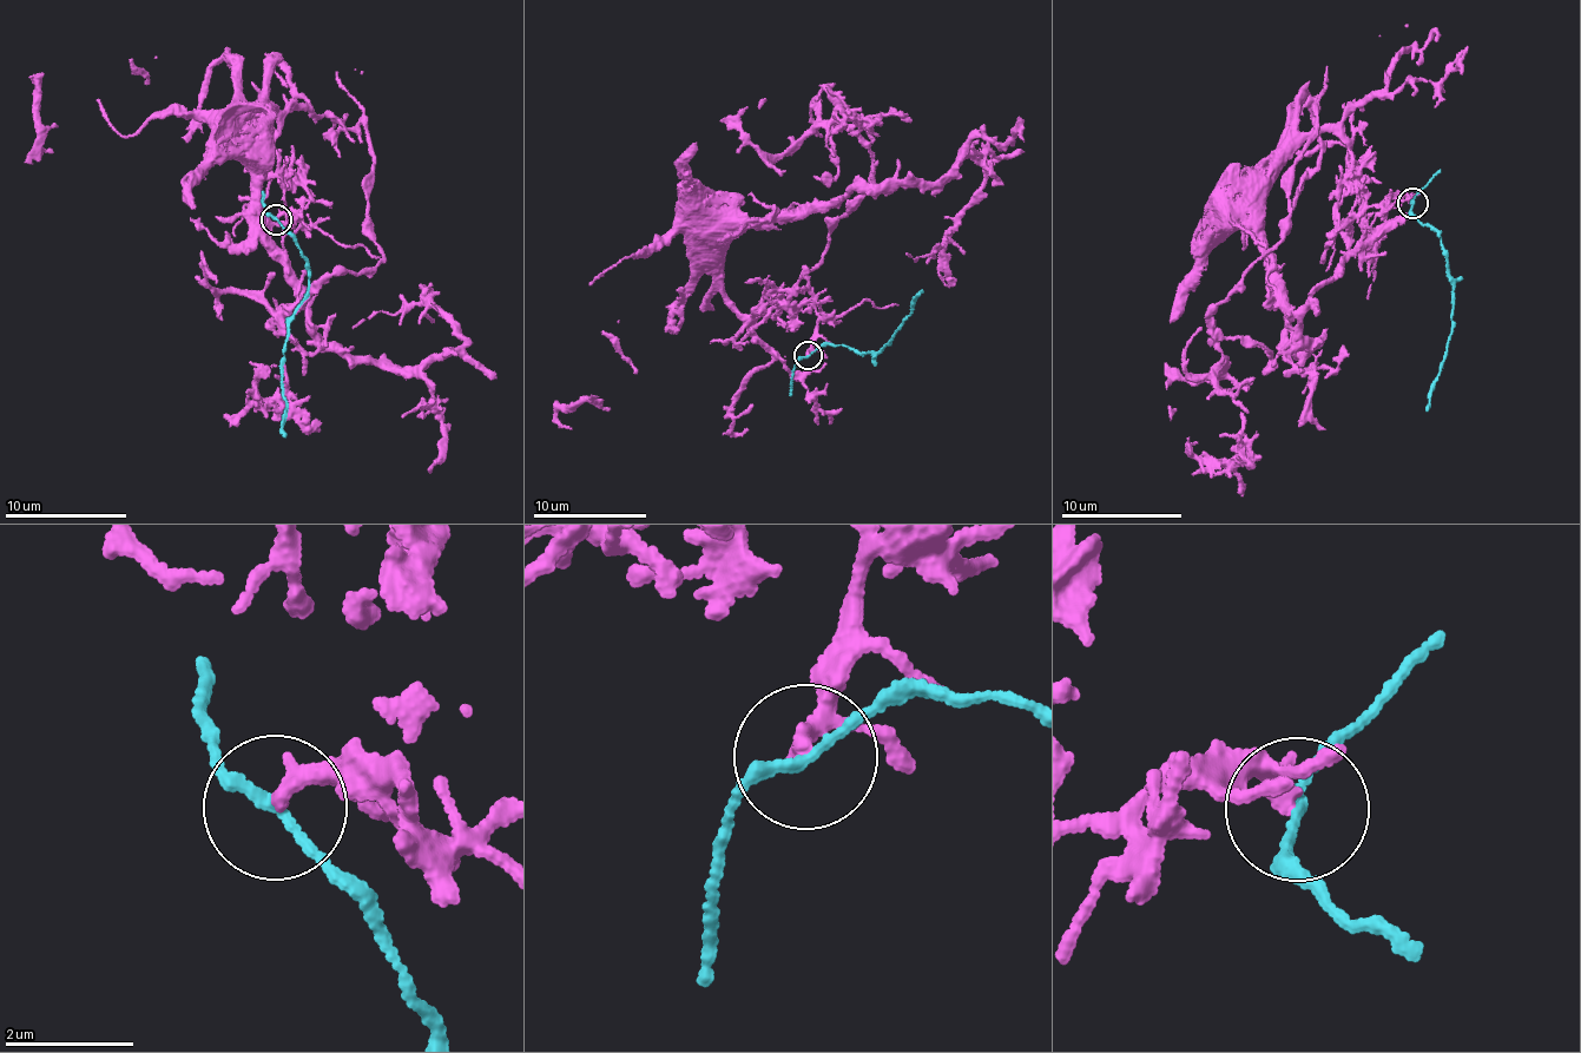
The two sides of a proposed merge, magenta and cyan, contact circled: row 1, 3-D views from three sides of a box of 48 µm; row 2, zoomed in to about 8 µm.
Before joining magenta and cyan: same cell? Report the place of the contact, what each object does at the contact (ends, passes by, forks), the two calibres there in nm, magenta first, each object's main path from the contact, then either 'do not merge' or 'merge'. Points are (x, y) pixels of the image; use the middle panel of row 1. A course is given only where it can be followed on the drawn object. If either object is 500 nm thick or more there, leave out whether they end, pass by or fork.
at (808, 355); magenta passes by; cyan passes by; 200 nm thick on the magenta side, 170 nm on the other; magenta runs (808, 354), (815, 308), (749, 320), (724, 249), (850, 189), (830, 127), (857, 131), (865, 191), (762, 307); cyan runs (808, 356), (824, 344), (847, 344), (862, 353), (876, 354), (894, 339), (921, 289); do not merge

